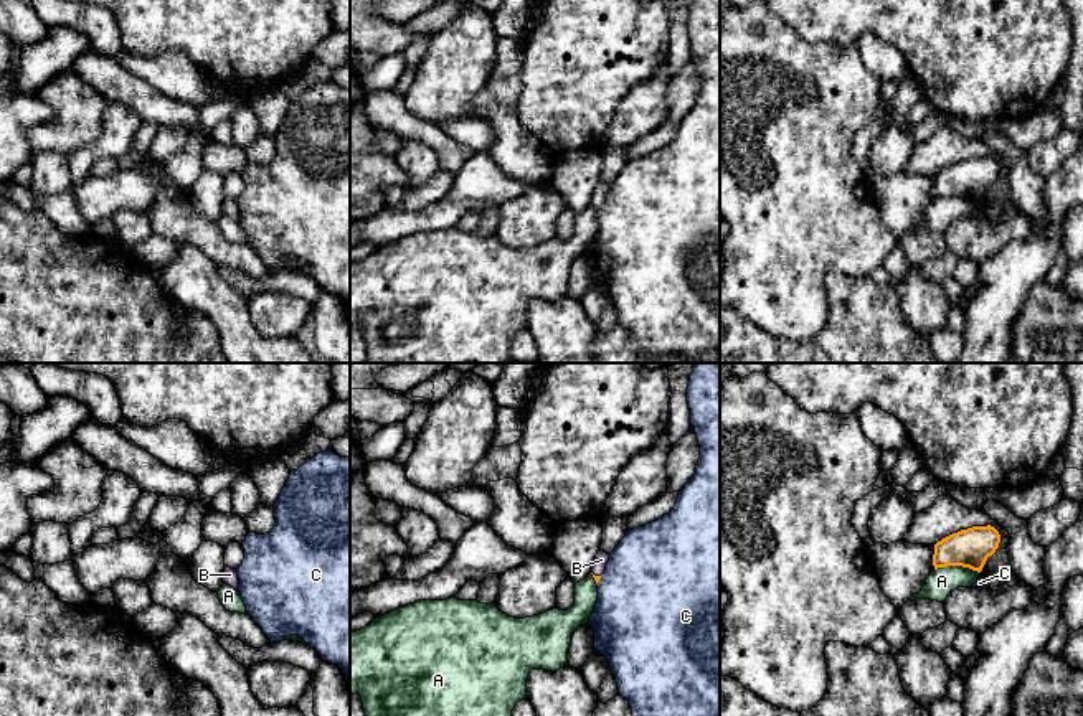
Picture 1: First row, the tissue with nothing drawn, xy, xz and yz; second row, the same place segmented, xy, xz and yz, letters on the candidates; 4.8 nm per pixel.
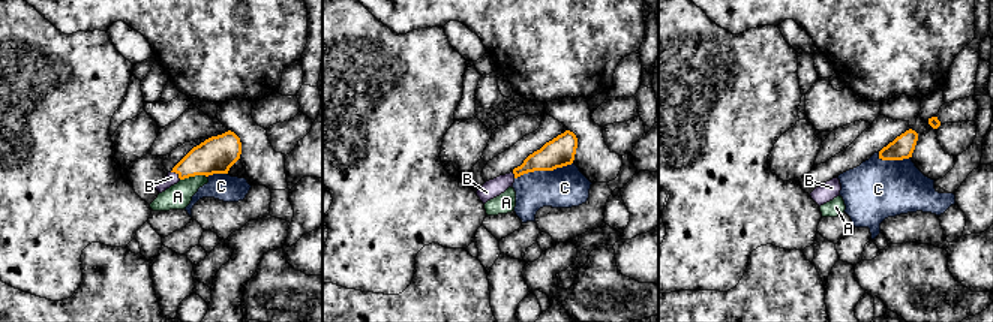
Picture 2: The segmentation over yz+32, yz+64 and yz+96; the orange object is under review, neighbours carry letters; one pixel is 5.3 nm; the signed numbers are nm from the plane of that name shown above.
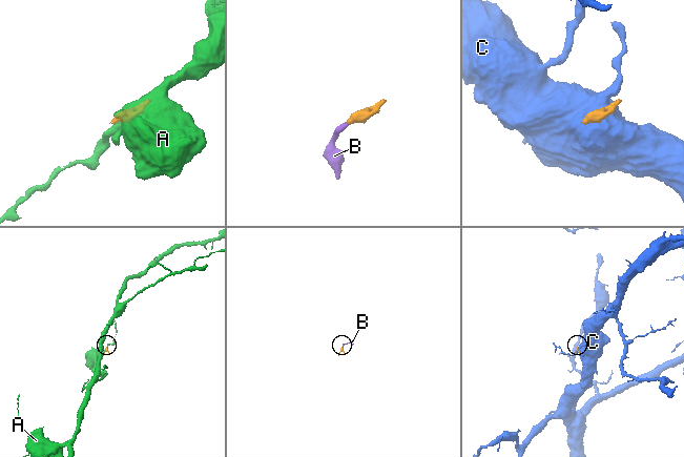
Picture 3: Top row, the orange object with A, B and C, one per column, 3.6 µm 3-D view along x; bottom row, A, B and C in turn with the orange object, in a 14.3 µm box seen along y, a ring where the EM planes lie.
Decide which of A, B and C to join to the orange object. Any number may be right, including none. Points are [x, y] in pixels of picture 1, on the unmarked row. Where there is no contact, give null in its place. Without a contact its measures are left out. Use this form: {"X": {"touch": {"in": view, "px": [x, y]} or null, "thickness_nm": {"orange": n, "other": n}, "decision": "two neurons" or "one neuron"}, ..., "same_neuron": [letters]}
{"A": {"touch": {"in": "yz", "px": [958, 195]}, "thickness_nm": {"orange": 190, "other": 140}, "decision": "two neurons"}, "B": {"touch": {"in": "xz", "px": [596, 207]}, "thickness_nm": {"orange": 30, "other": 70}, "decision": "one neuron"}, "C": {"touch": {"in": "xz", "px": [600, 208]}, "thickness_nm": {"orange": 30, "other": 500}, "decision": "two neurons"}, "same_neuron": ["B"]}

